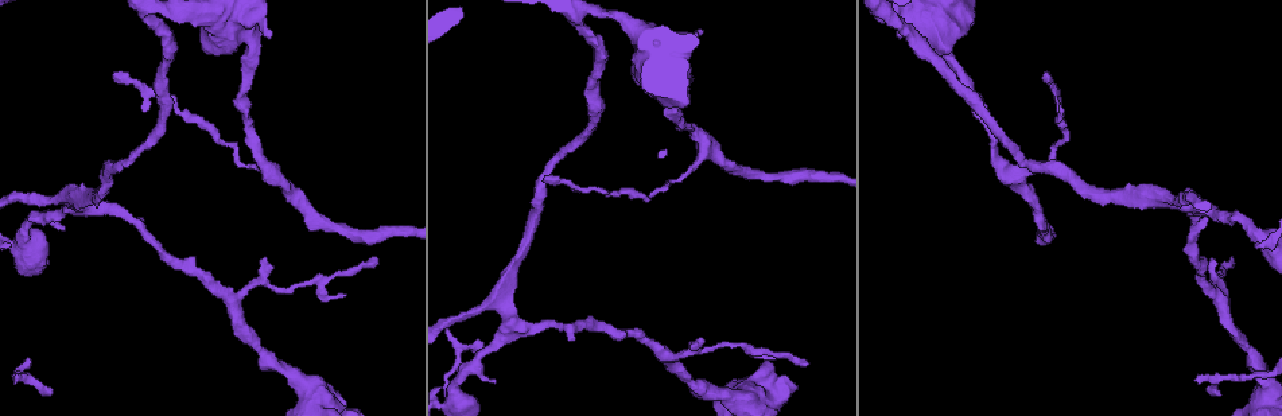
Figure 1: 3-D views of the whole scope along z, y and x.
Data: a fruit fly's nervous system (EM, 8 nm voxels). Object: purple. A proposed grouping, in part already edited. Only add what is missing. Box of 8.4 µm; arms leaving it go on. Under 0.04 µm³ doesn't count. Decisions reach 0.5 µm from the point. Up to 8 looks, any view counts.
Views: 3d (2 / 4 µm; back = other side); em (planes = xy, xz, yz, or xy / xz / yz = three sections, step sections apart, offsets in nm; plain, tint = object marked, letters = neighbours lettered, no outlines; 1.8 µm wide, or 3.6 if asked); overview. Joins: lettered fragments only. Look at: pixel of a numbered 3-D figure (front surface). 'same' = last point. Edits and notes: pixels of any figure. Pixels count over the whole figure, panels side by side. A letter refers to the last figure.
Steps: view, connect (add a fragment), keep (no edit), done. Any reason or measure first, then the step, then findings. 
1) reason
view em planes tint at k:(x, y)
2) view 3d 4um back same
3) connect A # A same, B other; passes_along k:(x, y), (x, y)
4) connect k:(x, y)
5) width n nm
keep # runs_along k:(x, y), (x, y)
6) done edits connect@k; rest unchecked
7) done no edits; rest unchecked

an open end
view em planes tint at 1:(272, 31)

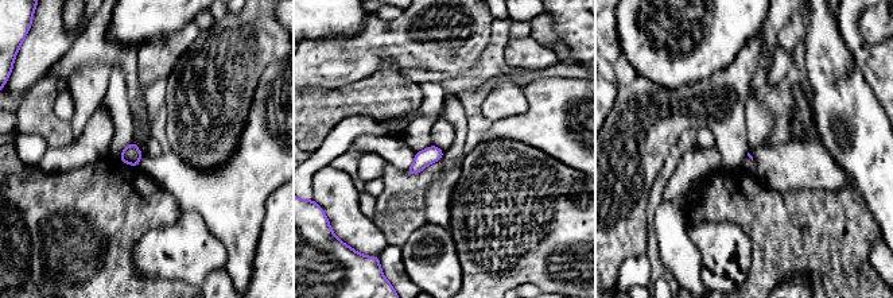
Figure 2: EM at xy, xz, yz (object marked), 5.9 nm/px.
view em planes letters same

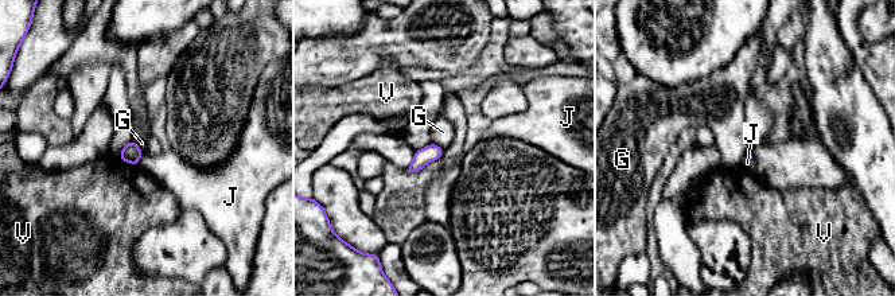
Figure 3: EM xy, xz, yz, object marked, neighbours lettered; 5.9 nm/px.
longest_contact G 110 nm
keep # G other, J other, V other; border 3:(133, 140), (143, 154); no lettered fragment goes on from it

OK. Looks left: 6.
view 3d 2um at 1:(544, 181)

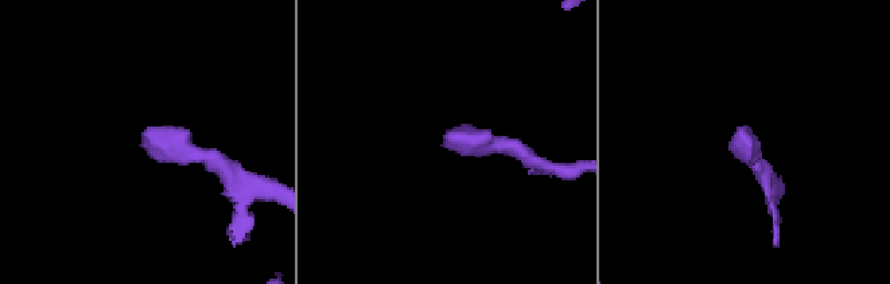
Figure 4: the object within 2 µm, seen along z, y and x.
need the tissue
view em planes tint at 4:(750, 137)

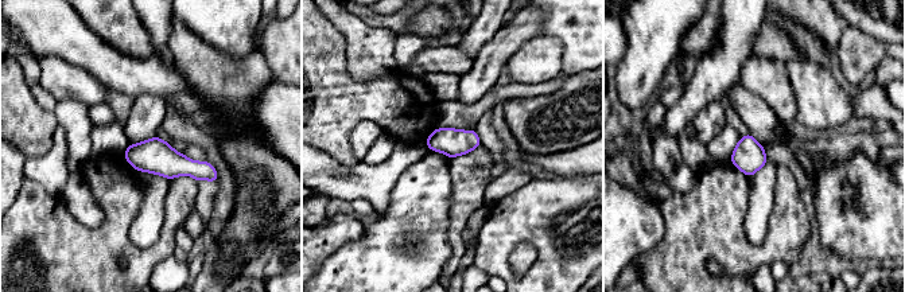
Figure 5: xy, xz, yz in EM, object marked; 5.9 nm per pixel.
what lies round it
view em planes letters same

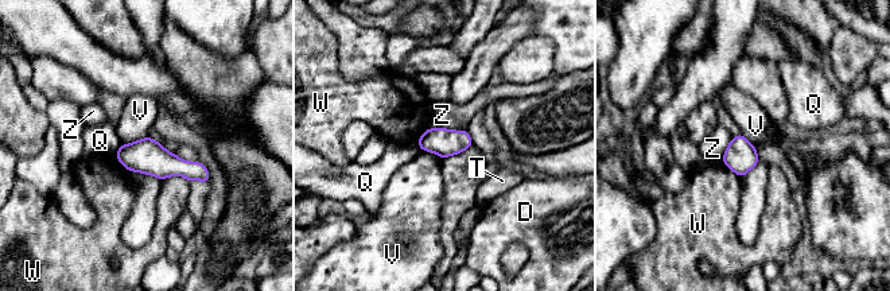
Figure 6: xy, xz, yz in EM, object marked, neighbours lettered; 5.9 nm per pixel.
keep # D other, Q other, T other, V other, W other, Z other; runs_along 6:(120, 154), (205, 178); no lettered fragment goes on from it

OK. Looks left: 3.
branch stops here
view em yz step 4 letters at 1:(696, 345)

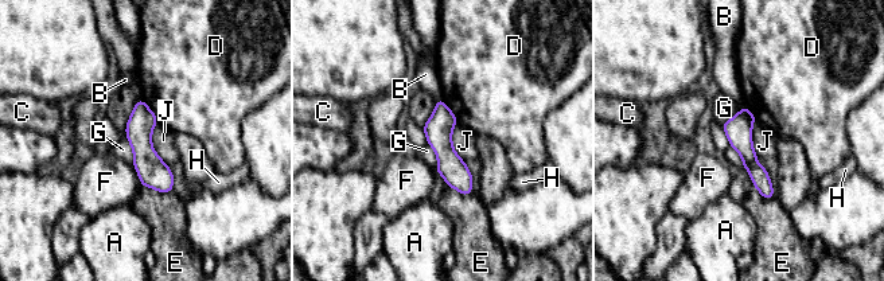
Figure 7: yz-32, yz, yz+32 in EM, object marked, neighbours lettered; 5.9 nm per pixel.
keep # A other, B other, C other, D other, E other, F other, G other, H other, J other; runs_along 7:(439, 104), (442, 145), (466, 191); none of them fits

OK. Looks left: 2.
done no edits; rest unchecked

